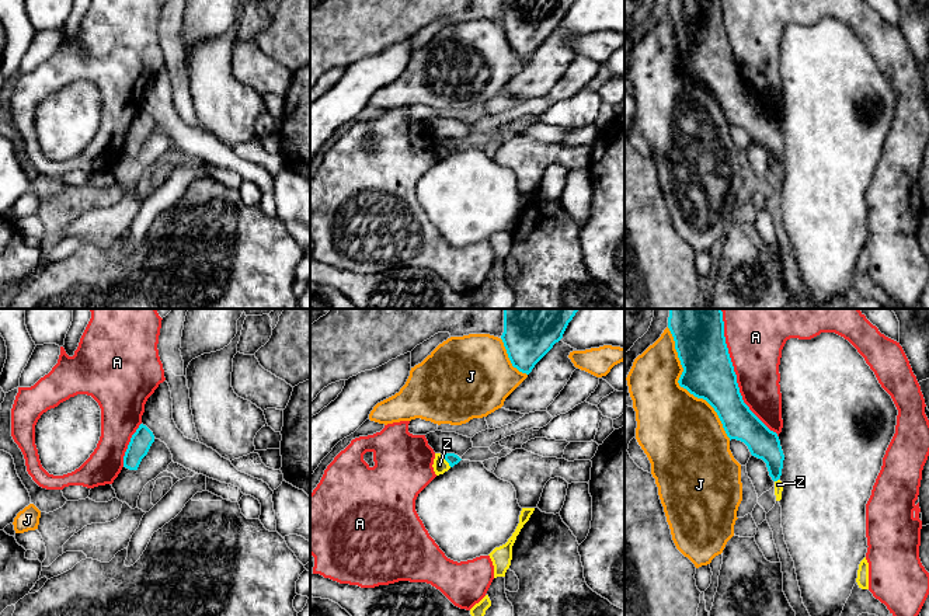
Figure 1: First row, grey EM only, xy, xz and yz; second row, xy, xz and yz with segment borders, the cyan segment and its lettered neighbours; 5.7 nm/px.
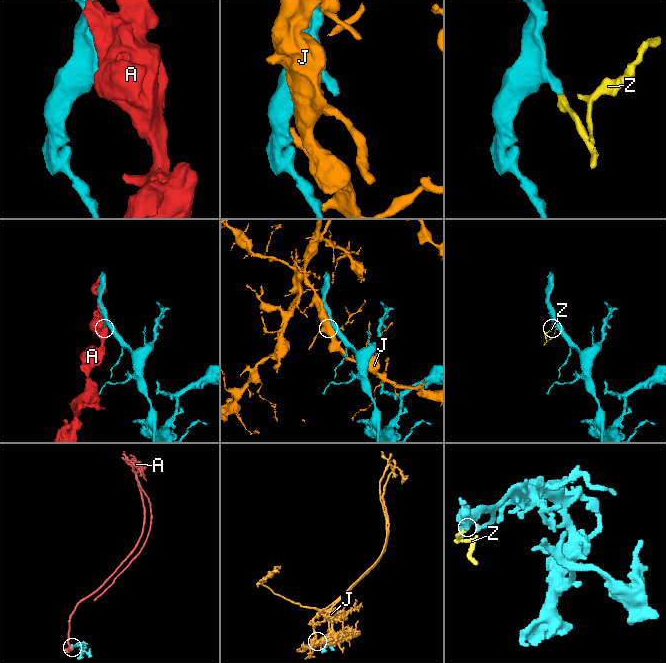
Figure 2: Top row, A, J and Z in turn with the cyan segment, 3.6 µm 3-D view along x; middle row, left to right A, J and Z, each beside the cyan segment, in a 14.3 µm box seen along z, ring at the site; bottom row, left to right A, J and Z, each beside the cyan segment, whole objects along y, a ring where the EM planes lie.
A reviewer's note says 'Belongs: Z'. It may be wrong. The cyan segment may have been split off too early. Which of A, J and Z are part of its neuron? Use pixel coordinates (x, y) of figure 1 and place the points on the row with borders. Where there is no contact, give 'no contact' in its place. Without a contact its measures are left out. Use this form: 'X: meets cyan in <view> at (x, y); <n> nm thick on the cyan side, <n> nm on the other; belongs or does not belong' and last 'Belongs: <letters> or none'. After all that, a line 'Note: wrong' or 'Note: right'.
A: meets cyan in yz at (734, 373); 280 nm thick on the cyan side, 340 nm on the other; does not belong
J: meets cyan in yz at (684, 387); 280 nm thick on the cyan side, 440 nm on the other; does not belong
Z: meets cyan in xz at (445, 459); 70 nm thick on the cyan side, 80 nm on the other; does not belong
Belongs: none
Note: wrong

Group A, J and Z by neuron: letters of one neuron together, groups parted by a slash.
A / J / Z

